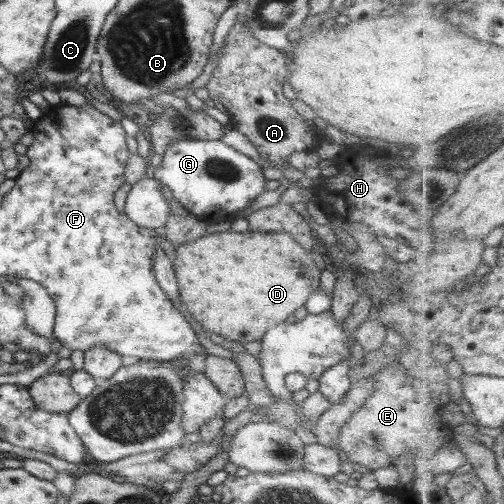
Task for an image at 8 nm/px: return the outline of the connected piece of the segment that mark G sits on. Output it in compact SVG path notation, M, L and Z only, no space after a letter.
M182 139L172 141L166 147L162 164L156 168L154 178L170 190L173 198L178 200L178 203L188 213L211 225L218 224L220 221L231 222L250 211L250 206L266 192L267 180L264 178L262 169L261 164L257 164L256 161L226 145L221 140Z

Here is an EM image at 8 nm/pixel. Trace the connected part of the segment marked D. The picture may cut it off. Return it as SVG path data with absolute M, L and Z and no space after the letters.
M218 232L180 244L175 249L173 269L185 309L188 308L188 313L208 334L220 334L234 342L263 340L267 330L289 320L296 310L306 305L308 297L320 289L322 271L316 267L314 258L284 232Z

